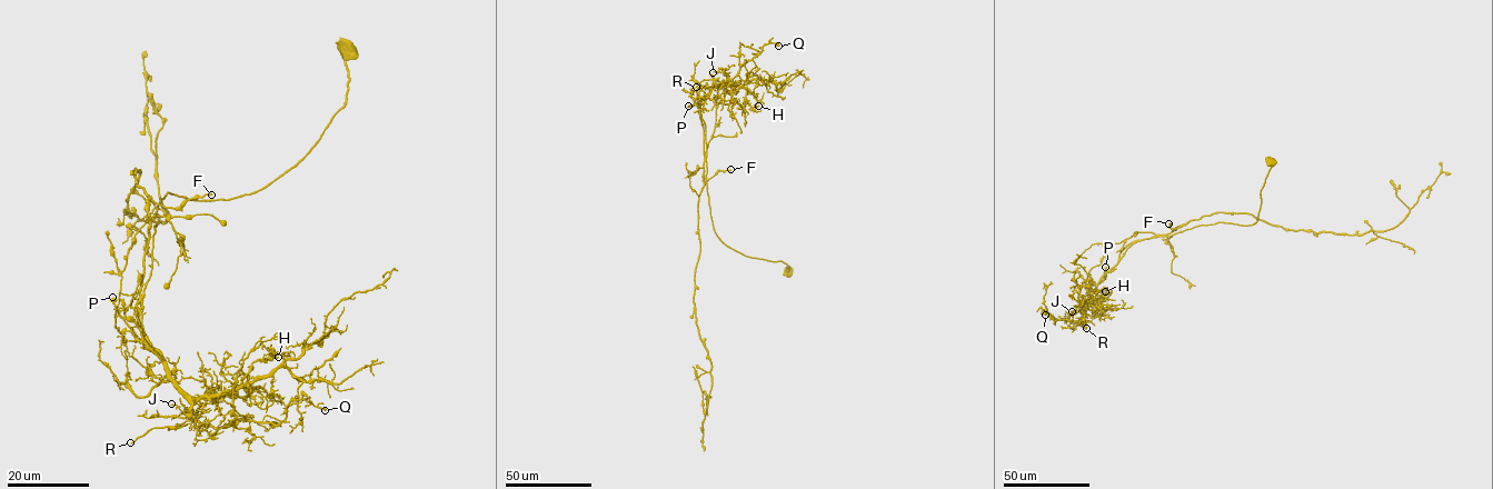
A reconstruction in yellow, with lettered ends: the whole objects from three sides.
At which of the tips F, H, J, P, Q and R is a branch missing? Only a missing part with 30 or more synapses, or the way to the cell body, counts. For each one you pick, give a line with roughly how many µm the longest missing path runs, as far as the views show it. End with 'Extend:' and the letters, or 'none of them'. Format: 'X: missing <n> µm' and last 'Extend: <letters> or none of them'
F: missing 40 µm
Extend: F

